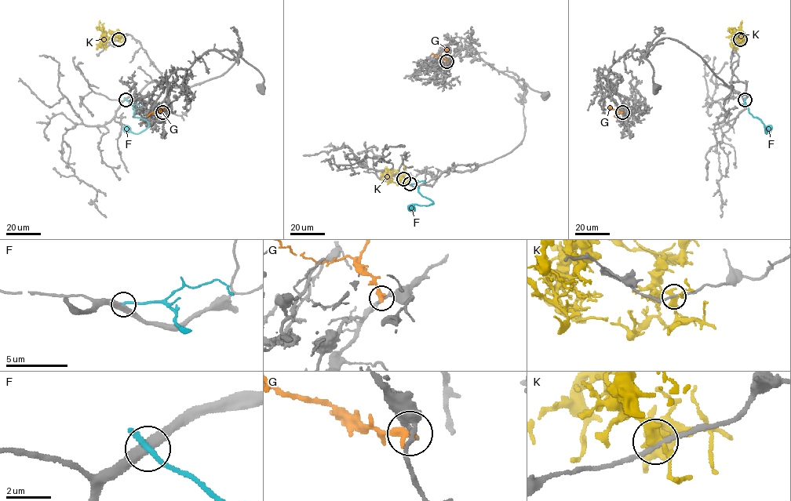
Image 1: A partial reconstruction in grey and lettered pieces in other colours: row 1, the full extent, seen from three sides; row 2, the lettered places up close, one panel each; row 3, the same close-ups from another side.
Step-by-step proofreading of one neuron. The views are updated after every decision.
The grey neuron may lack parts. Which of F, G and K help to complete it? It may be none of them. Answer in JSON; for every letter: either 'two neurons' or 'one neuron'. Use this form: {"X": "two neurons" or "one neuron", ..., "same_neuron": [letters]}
{"F": "two neurons", "G": "two neurons", "K": "two neurons", "same_neuron": []}

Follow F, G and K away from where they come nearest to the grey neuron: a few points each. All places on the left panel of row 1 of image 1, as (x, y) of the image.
F: (125, 99), (133, 105), (133, 115), (148, 123), (148, 125), (139, 133), (128, 132), (125, 126)
G: (162, 112), (158, 110), (147, 116)
K: (118, 38), (116, 33), (107, 38), (103, 32), (102, 44), (96, 49)

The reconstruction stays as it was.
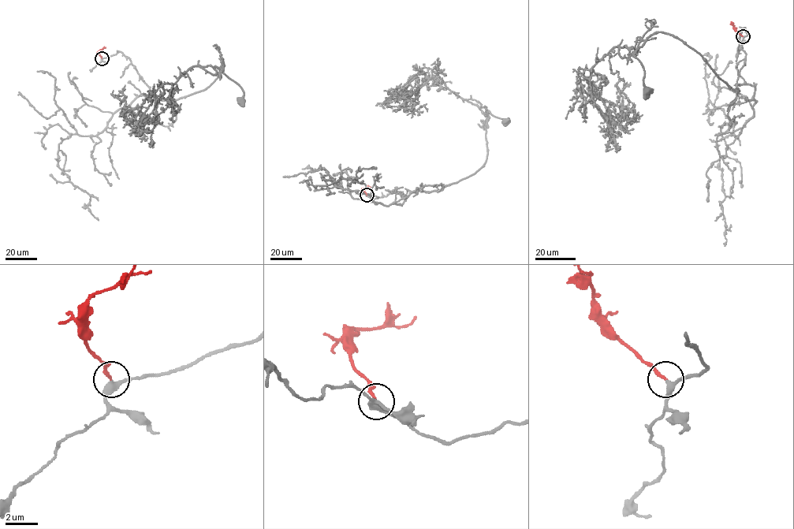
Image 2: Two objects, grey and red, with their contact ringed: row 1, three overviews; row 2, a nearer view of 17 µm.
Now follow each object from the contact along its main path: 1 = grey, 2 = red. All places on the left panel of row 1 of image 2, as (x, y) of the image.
1: (102, 57), (121, 52), (156, 98), (174, 100), (206, 88), (221, 55), (241, 101)
2: (102, 57), (99, 50), (106, 47)

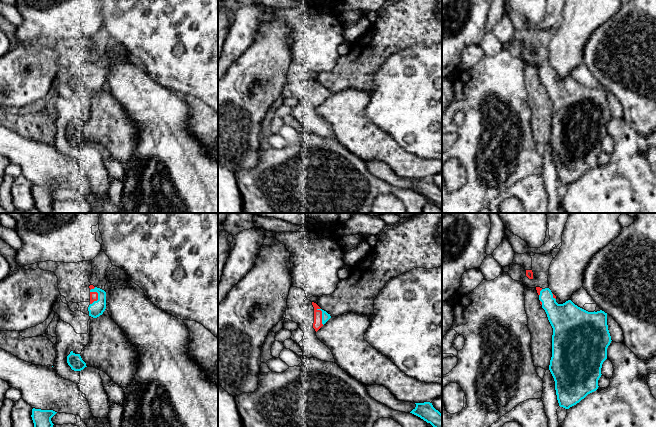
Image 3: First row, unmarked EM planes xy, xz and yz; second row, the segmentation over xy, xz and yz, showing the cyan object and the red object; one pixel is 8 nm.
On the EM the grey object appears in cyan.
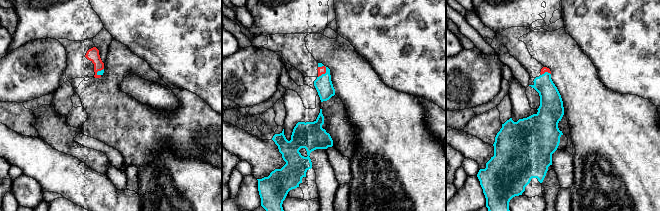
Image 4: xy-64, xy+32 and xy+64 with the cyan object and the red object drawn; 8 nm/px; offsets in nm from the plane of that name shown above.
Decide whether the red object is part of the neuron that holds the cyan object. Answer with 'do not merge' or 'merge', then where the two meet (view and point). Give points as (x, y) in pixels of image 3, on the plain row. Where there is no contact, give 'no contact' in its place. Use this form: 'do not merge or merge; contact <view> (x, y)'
merge; contact xy (98, 70)

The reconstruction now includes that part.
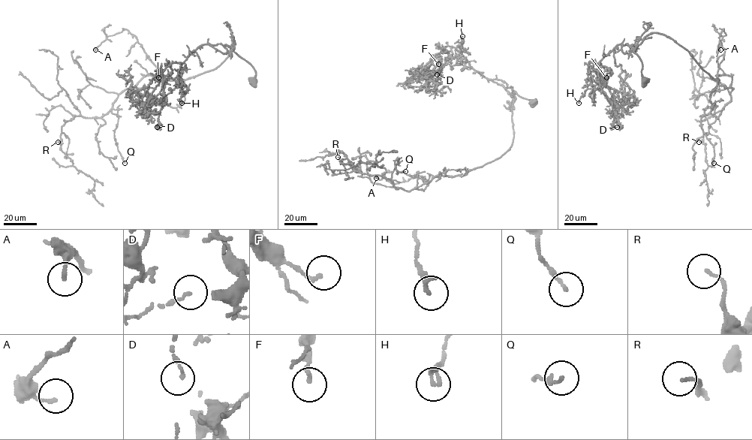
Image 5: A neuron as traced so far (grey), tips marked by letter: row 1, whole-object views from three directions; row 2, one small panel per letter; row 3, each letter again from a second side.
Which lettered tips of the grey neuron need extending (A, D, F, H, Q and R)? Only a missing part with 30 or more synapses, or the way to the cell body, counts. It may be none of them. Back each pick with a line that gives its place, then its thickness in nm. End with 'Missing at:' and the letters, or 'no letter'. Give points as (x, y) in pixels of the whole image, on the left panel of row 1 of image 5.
Missing at: no letter

